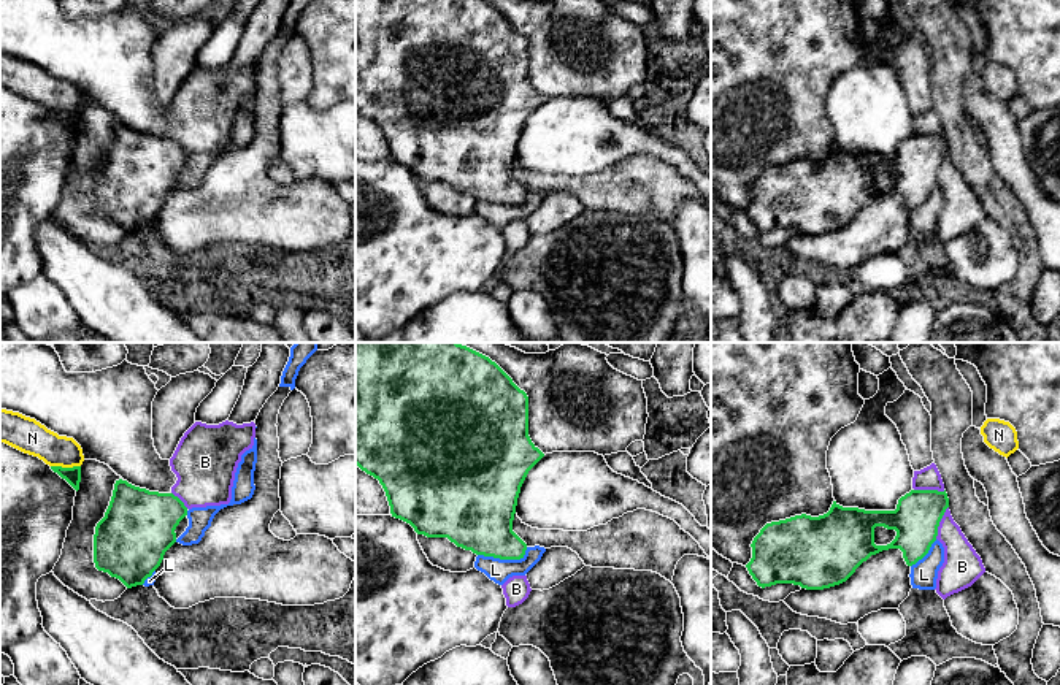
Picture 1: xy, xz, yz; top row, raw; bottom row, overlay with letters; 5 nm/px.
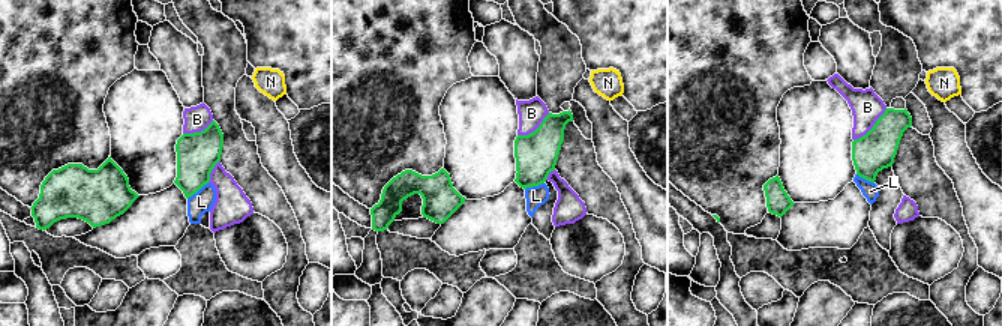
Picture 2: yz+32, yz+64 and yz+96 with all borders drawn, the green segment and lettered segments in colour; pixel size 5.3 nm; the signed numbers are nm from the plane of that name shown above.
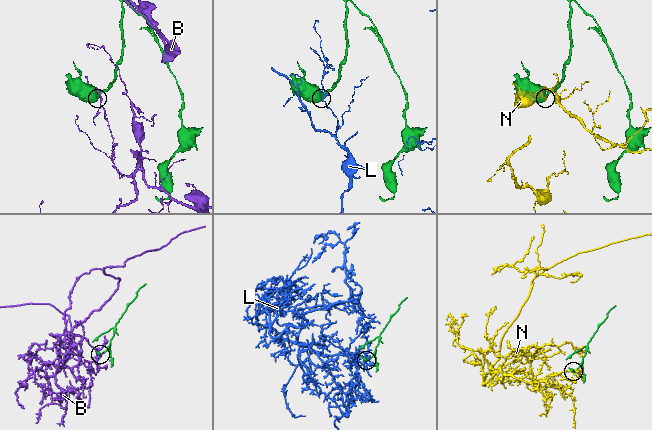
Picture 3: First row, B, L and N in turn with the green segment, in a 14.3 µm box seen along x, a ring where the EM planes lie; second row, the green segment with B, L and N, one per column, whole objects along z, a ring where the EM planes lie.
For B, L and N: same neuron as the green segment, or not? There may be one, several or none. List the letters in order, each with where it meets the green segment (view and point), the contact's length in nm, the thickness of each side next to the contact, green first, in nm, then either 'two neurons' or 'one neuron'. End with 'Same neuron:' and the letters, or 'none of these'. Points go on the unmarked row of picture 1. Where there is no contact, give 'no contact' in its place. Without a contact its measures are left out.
B: contact yz (940, 165); length 180 nm; calibres 240 and 180 nm; two neurons
L: contact xz (503, 203); length 260 nm; calibres 340 and 120 nm; two neurons
N: contact xy (65, 113); length 150 nm; calibres 80 and 170 nm; two neurons
Same neuron: none of these

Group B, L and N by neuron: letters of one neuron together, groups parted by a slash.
B / L / N

